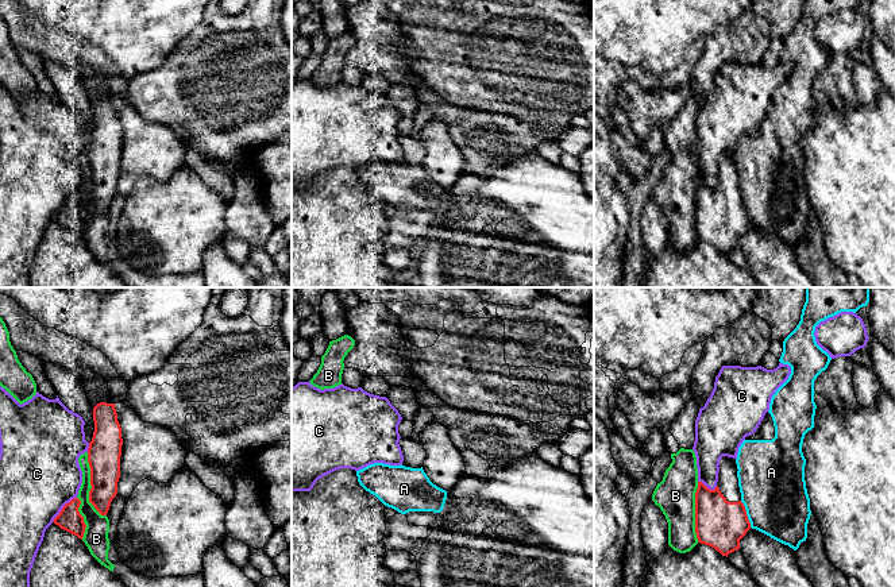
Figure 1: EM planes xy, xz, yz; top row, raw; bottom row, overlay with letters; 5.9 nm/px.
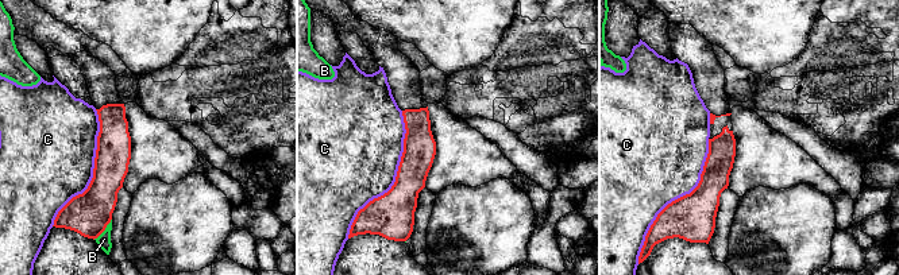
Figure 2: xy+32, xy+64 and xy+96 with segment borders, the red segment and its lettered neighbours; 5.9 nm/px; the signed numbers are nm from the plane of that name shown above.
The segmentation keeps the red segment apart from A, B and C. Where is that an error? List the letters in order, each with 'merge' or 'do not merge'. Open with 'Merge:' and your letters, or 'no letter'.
Merge: no letter
A: do not merge
B: do not merge
C: do not merge

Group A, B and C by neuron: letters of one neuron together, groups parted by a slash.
A / B / C

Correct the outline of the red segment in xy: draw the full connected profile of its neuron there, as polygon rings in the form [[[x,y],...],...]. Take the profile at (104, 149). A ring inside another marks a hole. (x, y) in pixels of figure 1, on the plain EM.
[[[85,66],[80,78],[93,104],[94,130],[88,146],[90,165],[89,200],[107,213],[112,197],[117,192],[121,154],[121,125],[117,119],[115,100],[109,94],[108,82],[101,73]]]

